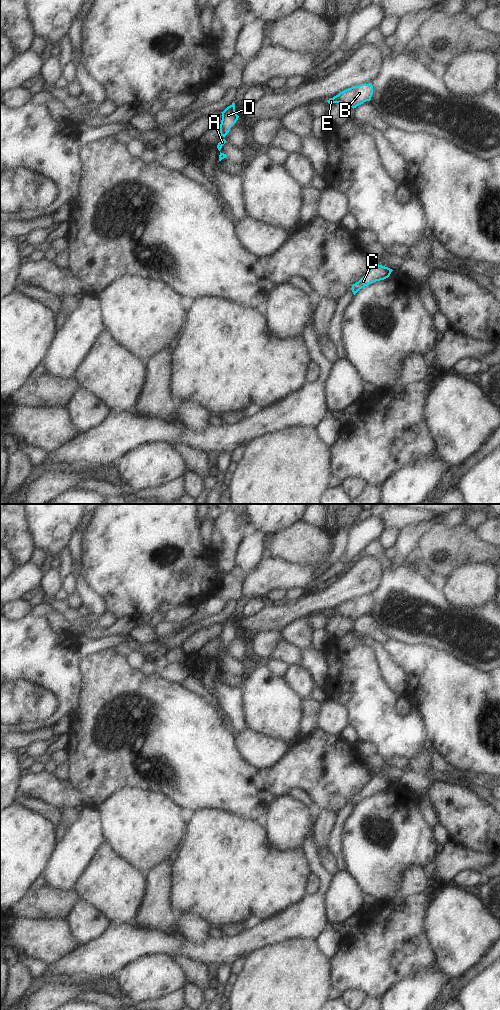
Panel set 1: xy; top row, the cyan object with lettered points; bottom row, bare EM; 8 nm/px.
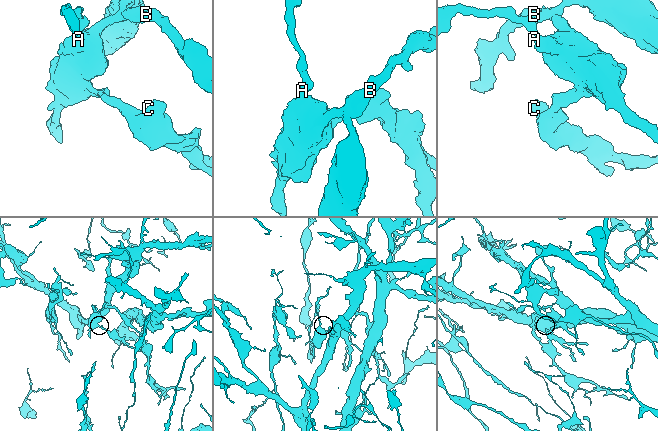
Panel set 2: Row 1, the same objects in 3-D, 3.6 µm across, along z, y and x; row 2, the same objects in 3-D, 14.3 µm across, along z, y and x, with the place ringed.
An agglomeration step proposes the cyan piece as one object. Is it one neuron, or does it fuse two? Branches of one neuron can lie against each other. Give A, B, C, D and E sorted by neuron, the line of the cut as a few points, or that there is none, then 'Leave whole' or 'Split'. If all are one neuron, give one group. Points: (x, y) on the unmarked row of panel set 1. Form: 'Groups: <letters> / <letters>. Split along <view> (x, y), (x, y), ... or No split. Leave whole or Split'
Groups: A B C D E. No split. Leave whole.

